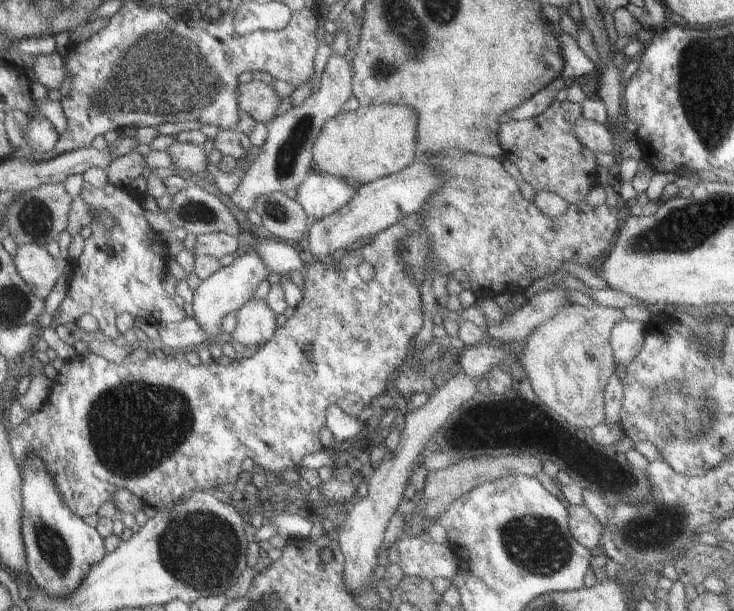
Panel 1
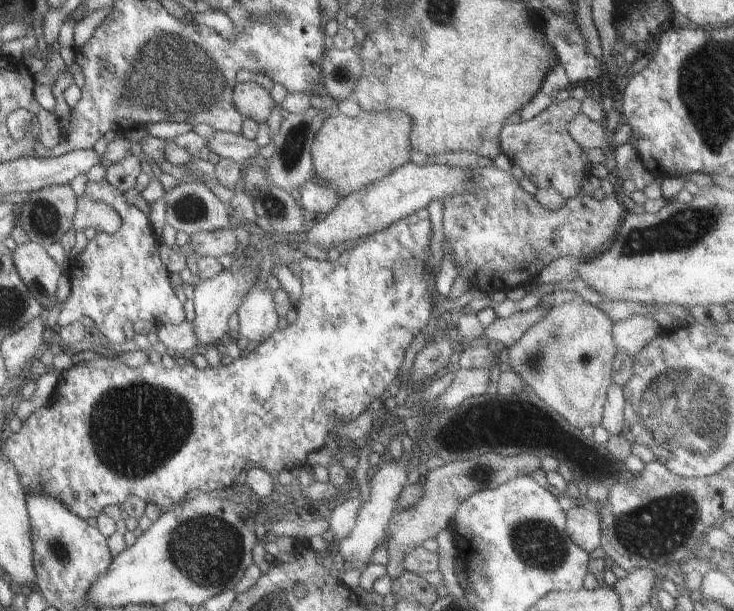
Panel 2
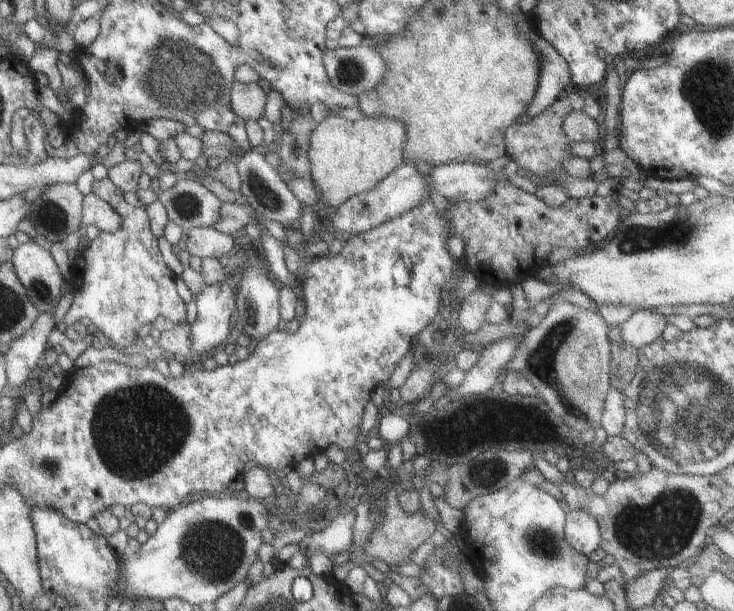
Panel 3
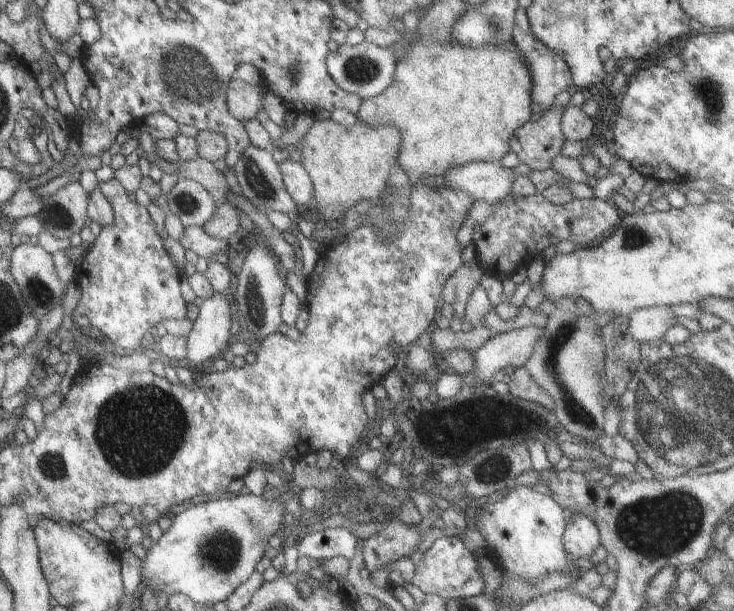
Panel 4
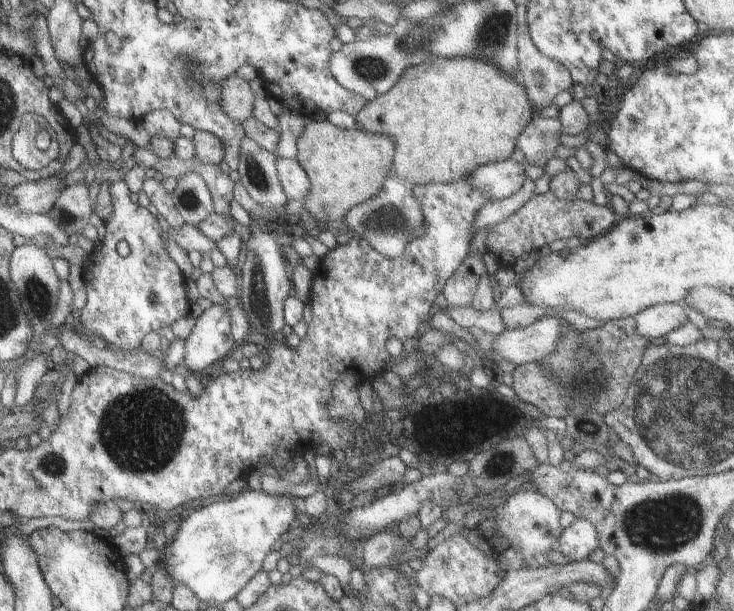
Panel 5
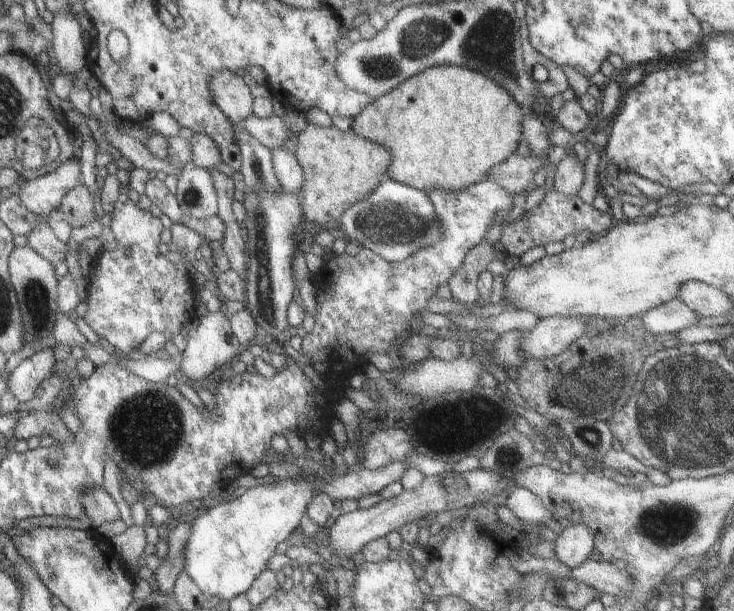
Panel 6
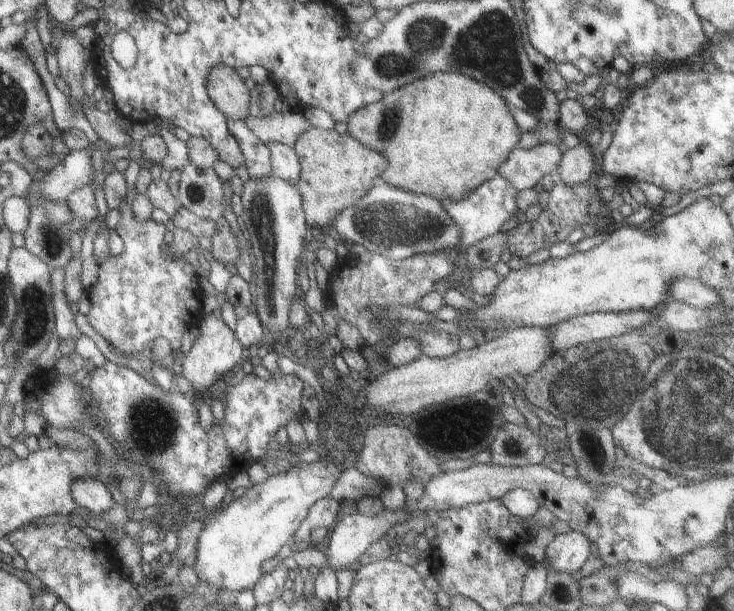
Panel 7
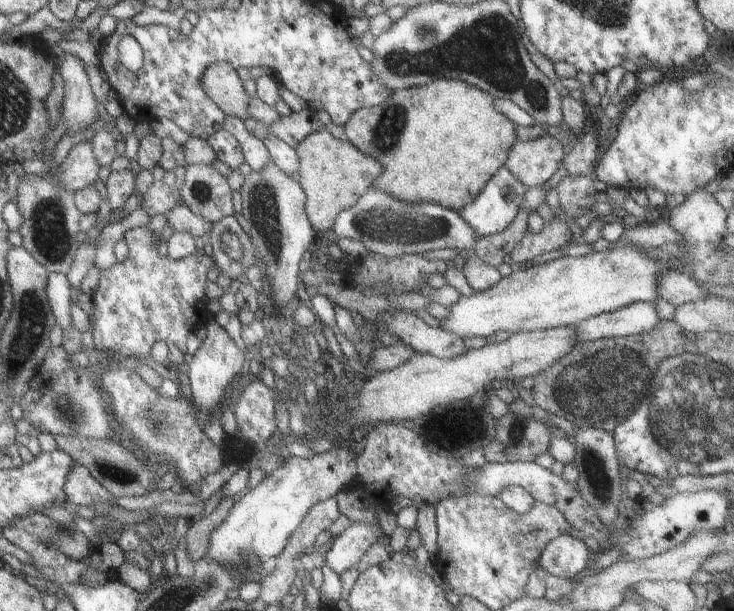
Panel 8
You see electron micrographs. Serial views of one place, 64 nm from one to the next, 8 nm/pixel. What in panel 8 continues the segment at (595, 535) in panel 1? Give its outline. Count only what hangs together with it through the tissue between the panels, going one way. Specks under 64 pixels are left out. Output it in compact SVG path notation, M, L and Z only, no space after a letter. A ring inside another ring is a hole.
M560 535L553 538L542 551L539 566L548 575L572 579L588 567L590 550L584 541L572 535Z

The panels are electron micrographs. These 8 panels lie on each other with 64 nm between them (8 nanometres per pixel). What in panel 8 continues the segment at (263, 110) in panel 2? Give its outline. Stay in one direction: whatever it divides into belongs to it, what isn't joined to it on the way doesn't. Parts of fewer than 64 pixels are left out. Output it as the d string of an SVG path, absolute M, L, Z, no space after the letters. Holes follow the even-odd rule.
M226 61L212 63L201 76L201 85L206 96L218 105L227 116L245 121L248 117L248 96L243 80L236 69Z

